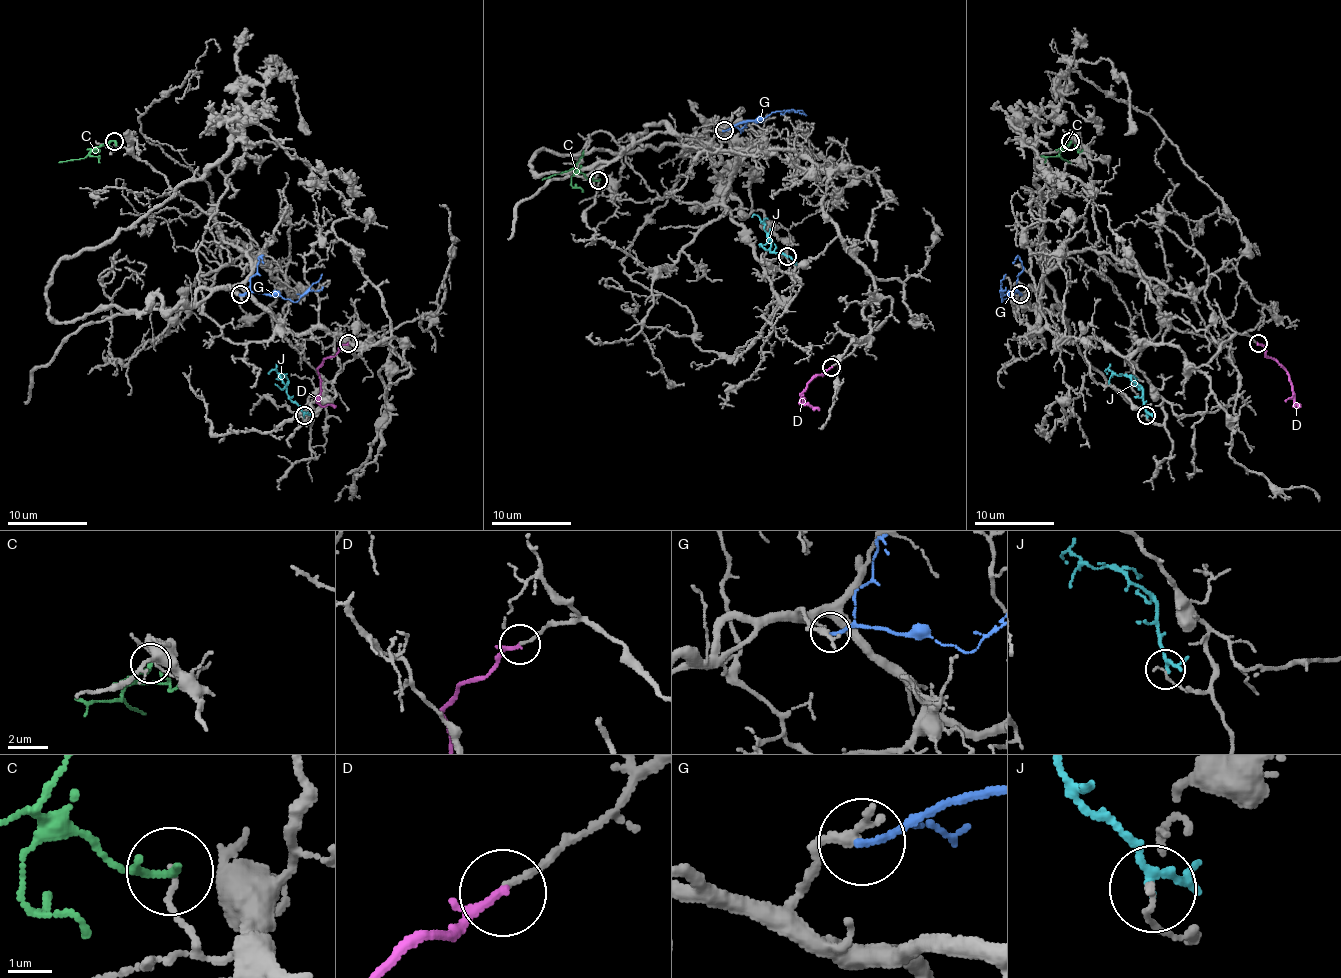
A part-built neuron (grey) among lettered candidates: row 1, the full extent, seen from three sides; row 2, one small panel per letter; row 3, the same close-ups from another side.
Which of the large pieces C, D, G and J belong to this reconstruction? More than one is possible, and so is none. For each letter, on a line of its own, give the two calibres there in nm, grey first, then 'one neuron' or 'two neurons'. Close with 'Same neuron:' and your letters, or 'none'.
C: calibres 100 and 130 nm; two neurons
D: calibres 140 and 130 nm; one neuron
G: calibres 320 and 160 nm; two neurons
J: calibres 120 and 170 nm; two neurons
Same neuron: D

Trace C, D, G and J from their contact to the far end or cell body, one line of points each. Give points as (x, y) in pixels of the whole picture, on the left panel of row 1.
C: (114, 142), (104, 144), (86, 156), (58, 162)
D: (347, 343), (317, 369), (317, 401), (335, 407)
G: (240, 293), (277, 293), (297, 301), (321, 273)
J: (303, 415), (289, 397), (287, 379), (273, 369), (267, 373)

